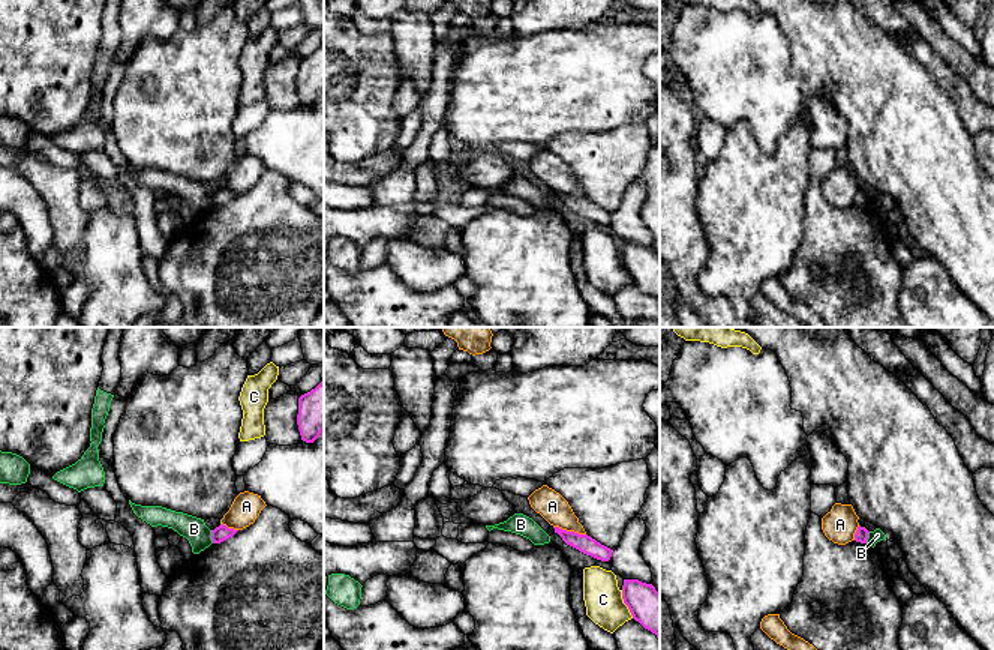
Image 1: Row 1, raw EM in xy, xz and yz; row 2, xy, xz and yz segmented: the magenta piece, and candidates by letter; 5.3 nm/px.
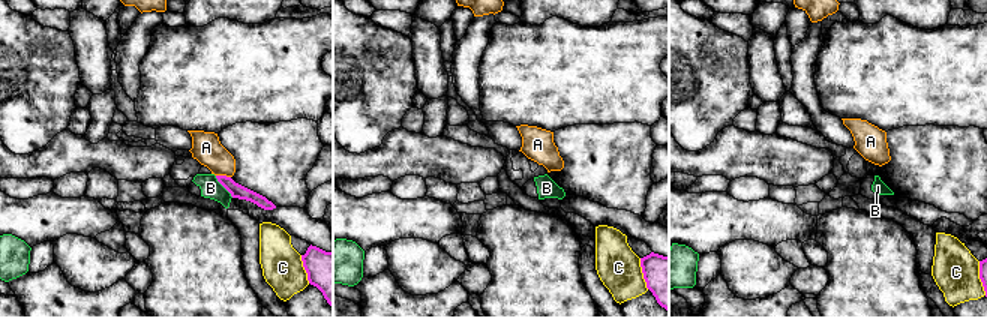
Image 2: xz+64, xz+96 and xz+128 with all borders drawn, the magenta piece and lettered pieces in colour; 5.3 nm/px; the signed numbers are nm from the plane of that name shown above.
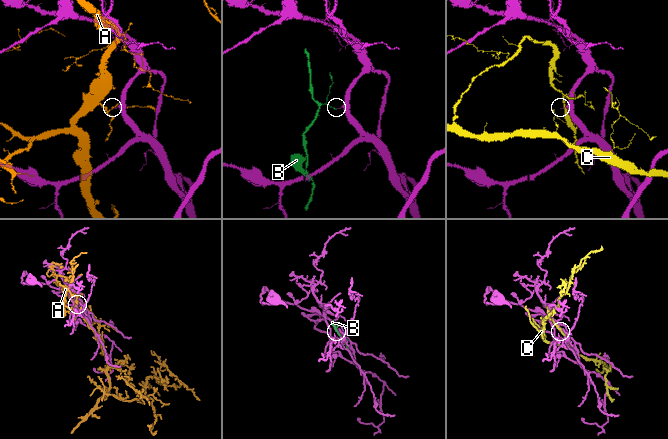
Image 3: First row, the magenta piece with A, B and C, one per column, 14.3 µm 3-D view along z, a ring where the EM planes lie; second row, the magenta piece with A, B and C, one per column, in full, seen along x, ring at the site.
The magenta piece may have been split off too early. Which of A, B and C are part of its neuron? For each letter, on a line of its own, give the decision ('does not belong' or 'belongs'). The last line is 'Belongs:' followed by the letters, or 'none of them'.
A: does not belong
B: does not belong
C: does not belong
Belongs: none of them

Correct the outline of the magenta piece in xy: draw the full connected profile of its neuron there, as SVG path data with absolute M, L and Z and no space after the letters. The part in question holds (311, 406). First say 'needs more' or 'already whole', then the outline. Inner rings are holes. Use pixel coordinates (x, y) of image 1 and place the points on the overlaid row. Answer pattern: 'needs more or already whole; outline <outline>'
already whole; outline M324 378L315 389L298 398L297 425L306 443L313 443L324 431Z

